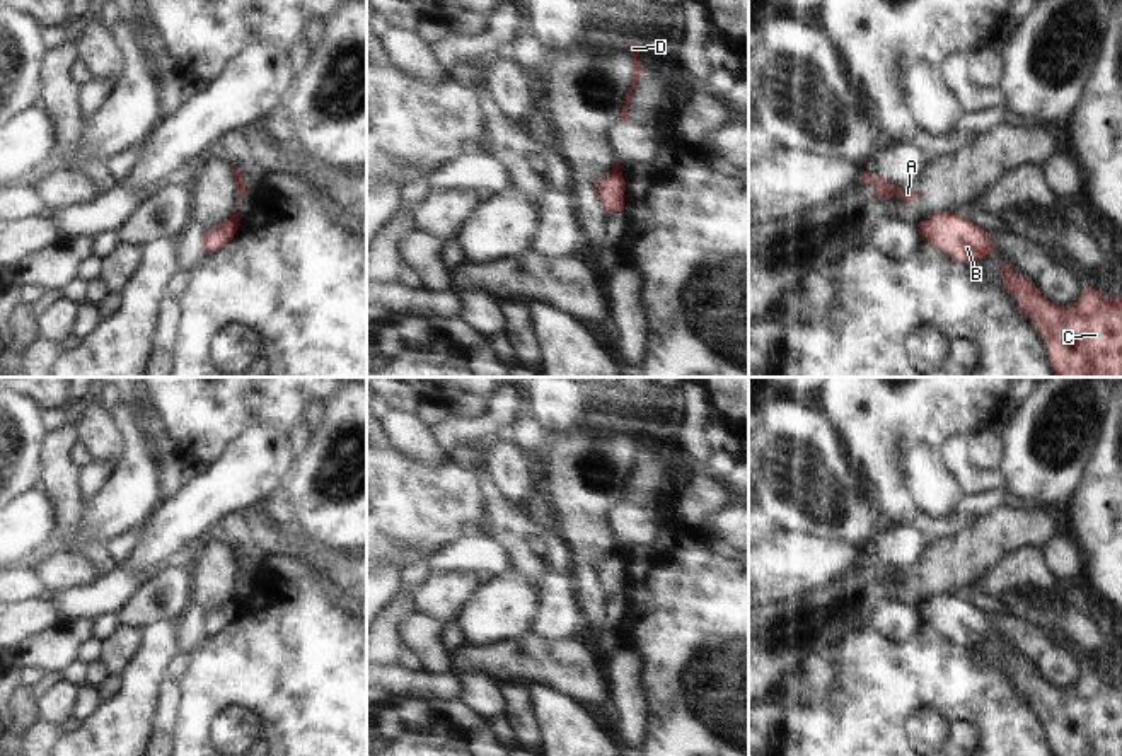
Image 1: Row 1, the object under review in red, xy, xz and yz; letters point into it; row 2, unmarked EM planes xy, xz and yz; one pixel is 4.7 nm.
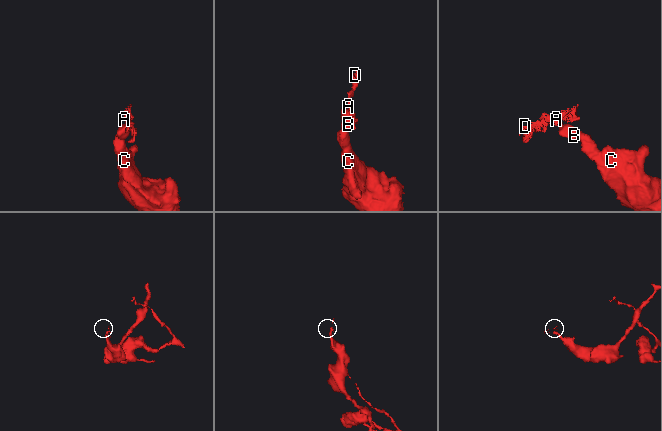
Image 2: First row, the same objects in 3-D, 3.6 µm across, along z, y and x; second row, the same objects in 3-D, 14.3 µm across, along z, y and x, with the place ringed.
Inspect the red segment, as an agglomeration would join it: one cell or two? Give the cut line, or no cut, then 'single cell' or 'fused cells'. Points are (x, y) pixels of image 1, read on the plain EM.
cut in xy along (229, 599), (239, 603); fused cells

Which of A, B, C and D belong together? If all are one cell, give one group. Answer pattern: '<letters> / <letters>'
A D / B C

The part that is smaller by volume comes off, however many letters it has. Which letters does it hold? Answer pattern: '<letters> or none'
A, D

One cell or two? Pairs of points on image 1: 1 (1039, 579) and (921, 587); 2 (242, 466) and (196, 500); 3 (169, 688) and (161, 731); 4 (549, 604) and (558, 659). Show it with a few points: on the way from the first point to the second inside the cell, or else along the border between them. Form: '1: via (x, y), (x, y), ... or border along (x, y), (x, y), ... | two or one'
1: border along (1012, 555), (993, 567), (981, 582) | two
2: via (231, 478), (208, 495) | one
3: via (169, 698), (164, 721) | one
4: border along (527, 633), (537, 639), (572, 640) | two

